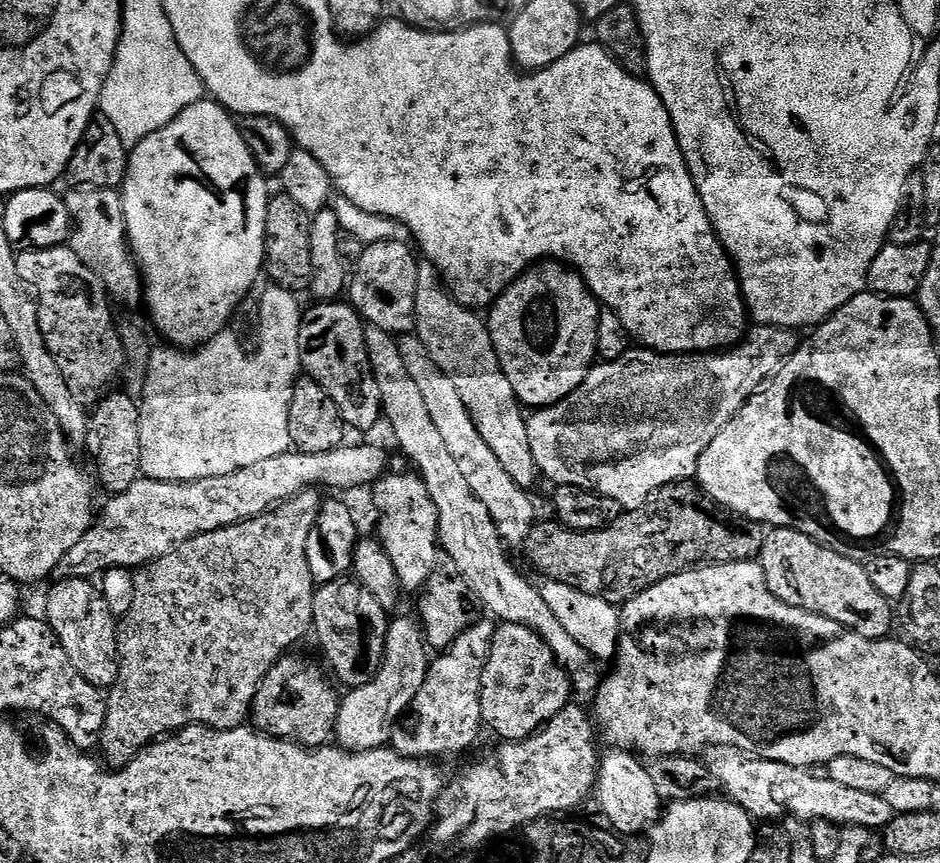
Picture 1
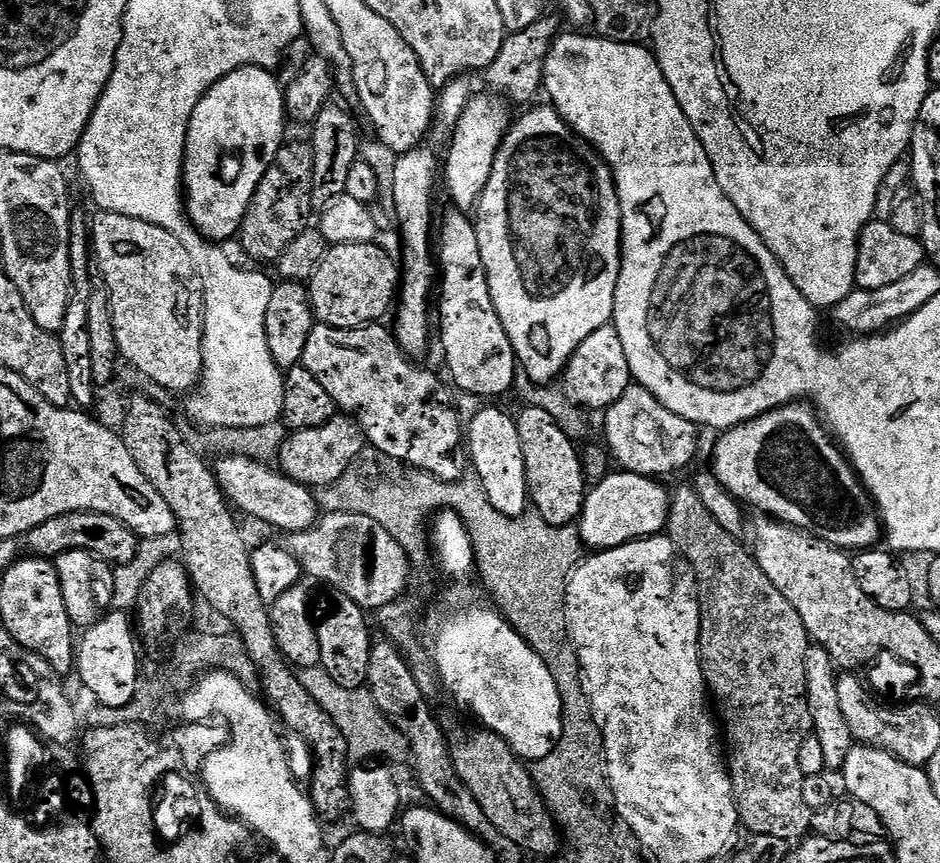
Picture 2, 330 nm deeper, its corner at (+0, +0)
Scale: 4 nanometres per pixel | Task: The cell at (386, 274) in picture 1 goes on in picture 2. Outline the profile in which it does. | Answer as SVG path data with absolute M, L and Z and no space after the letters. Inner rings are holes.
M373 242L370 244L333 244L329 247L324 257L317 262L316 268L313 269L310 279L307 281L306 289L308 292L308 298L312 306L312 315L319 323L329 324L335 328L361 328L367 324L375 324L383 321L384 315L389 315L390 309L393 307L394 301L398 296L398 264L395 259L392 260L388 257L388 252L384 248L379 248L379 243Z

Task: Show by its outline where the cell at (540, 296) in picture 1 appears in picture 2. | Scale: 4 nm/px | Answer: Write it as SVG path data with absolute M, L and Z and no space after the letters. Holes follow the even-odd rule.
M551 106L545 108L529 107L520 117L511 121L504 141L500 144L494 166L490 170L490 178L482 190L479 201L474 209L474 223L478 234L478 250L482 254L482 267L486 270L486 278L490 286L490 298L494 302L494 310L510 338L510 346L514 346L514 354L522 369L536 384L551 384L568 367L568 360L578 350L578 346L600 325L607 324L612 319L614 310L614 294L618 286L620 273L620 203L616 193L616 183L612 177L608 163L600 157L599 152L576 135L568 123L558 115Z

